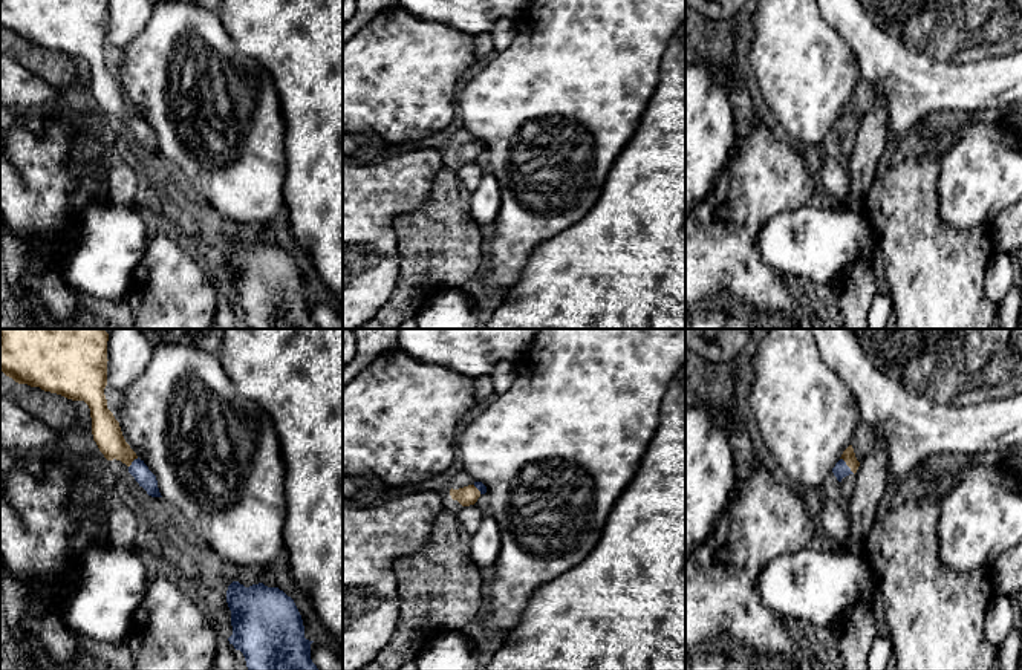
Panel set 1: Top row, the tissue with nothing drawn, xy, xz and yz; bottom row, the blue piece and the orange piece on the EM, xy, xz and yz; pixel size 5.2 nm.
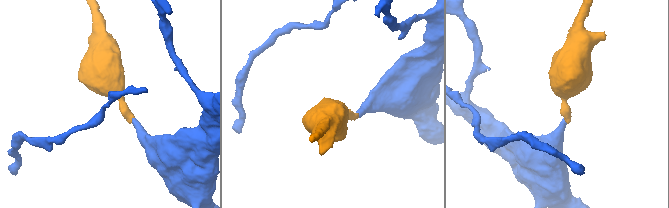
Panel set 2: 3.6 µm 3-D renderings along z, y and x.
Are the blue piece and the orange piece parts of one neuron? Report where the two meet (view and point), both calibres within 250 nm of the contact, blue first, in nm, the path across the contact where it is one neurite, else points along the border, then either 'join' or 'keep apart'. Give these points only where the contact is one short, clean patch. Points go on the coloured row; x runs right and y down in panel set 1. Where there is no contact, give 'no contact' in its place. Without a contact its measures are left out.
contact yz (846, 465); calibres 80 and 70 nm; way yz (840, 470), (846, 465), (848, 456); join

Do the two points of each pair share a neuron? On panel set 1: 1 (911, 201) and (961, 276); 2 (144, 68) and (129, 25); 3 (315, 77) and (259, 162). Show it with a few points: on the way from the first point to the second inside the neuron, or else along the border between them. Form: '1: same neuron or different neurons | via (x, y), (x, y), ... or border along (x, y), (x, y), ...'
1: same neuron | via (911, 219), (911, 225), (943, 257)
2: different neurons | border along (150, 16), (146, 26), (123, 48), (117, 49)
3: different neurons | border along (276, 89), (285, 127), (286, 159)

